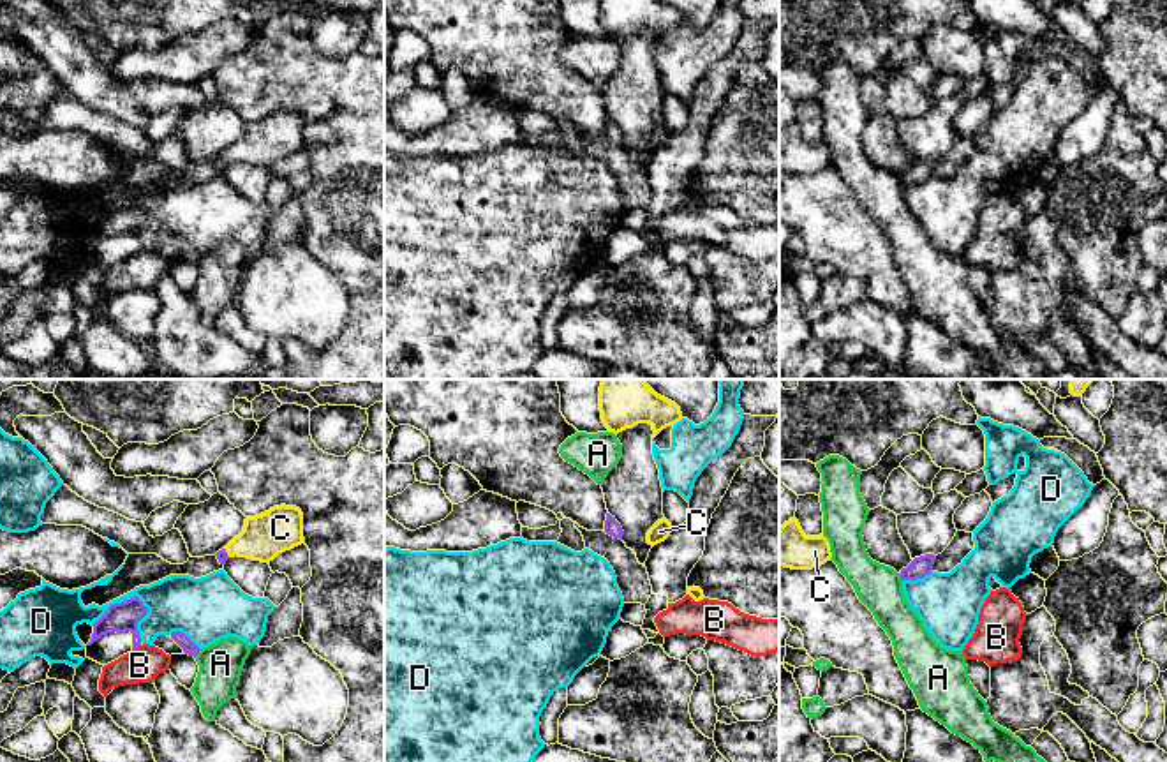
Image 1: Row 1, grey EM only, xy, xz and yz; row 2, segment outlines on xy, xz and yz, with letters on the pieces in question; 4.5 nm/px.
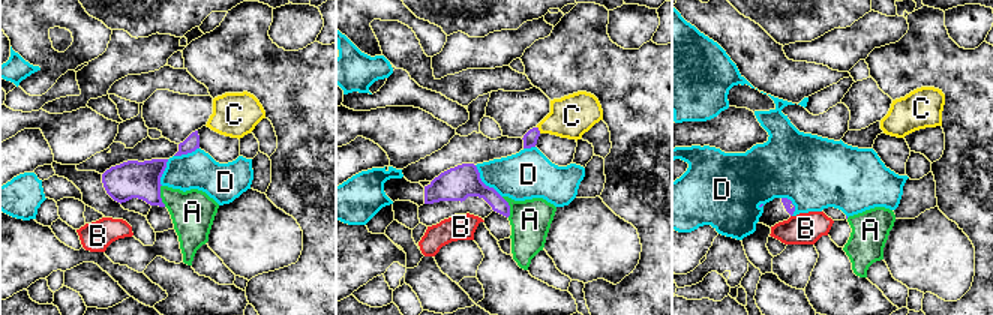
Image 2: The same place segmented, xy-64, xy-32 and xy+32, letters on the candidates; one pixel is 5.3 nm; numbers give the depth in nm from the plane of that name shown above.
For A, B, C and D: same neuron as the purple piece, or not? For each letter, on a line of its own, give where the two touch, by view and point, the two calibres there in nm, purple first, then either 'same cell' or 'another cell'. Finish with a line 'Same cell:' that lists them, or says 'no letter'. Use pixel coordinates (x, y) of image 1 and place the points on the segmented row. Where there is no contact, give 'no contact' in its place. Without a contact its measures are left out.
A: meets purple in xy at (198, 651); 70 nm thick on the purple side, 200 nm on the other; another cell
B: meets purple in xy at (136, 648); 140 nm thick on the purple side, 160 nm on the other; another cell
C: meets purple in xy at (226, 552); 50 nm thick on the purple side, 200 nm on the other; same cell
D: meets purple in xy at (122, 602); 140 nm thick on the purple side, 260 nm on the other; another cell
Same cell: C

